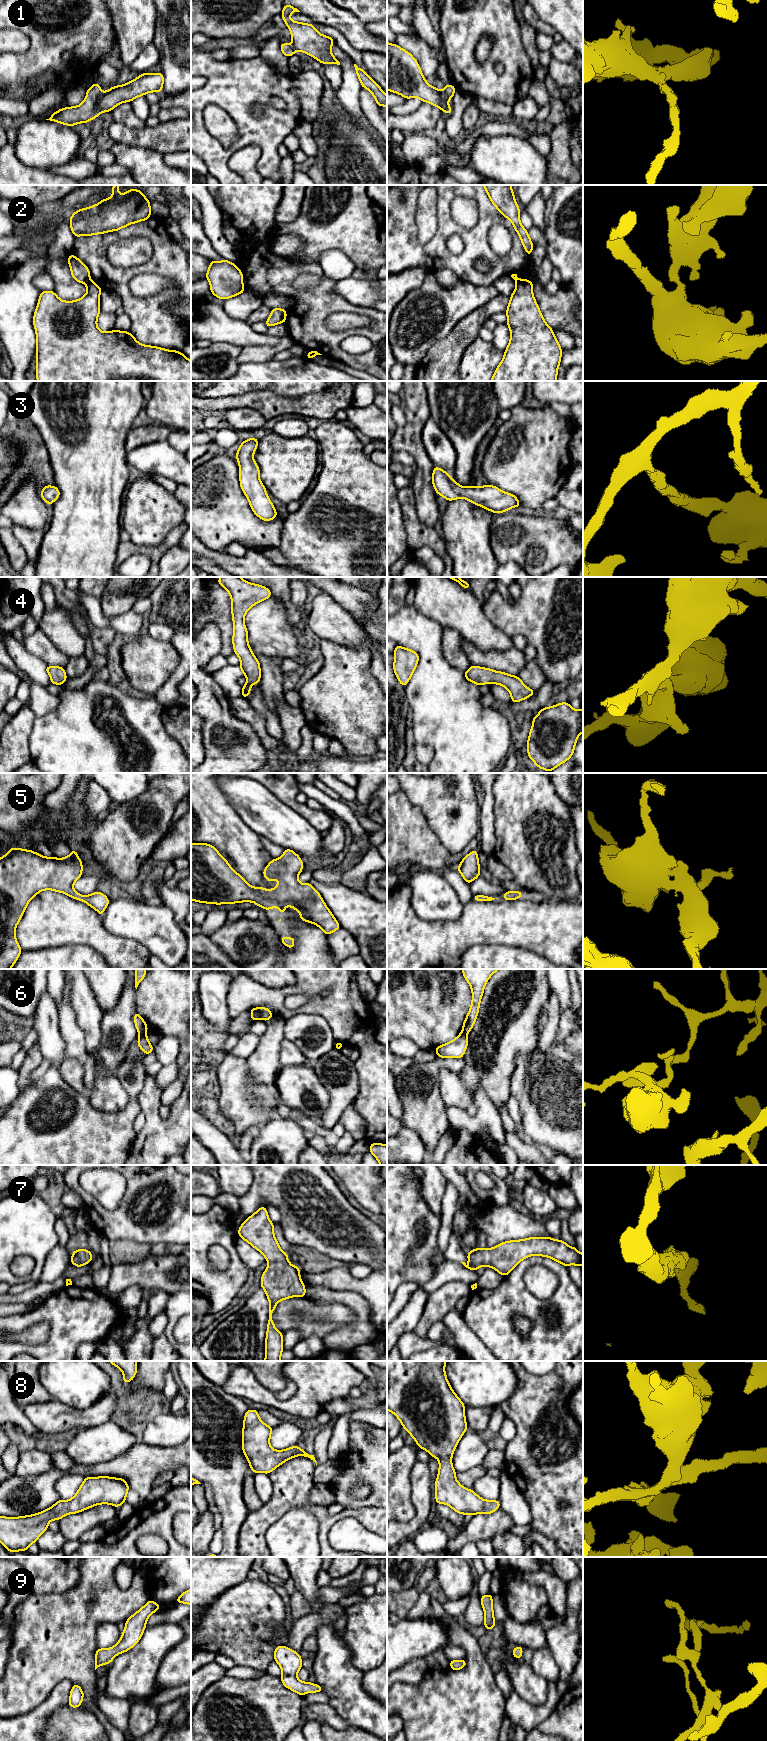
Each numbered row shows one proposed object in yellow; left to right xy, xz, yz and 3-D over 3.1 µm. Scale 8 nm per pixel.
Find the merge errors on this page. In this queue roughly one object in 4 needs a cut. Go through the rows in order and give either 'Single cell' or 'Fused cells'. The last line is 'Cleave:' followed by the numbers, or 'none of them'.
1: Single cell
2: Fused cells
3: Single cell
4: Single cell
5: Single cell
6: Fused cells
7: Single cell
8: Single cell
9: Single cell
Cleave: 2, 6

